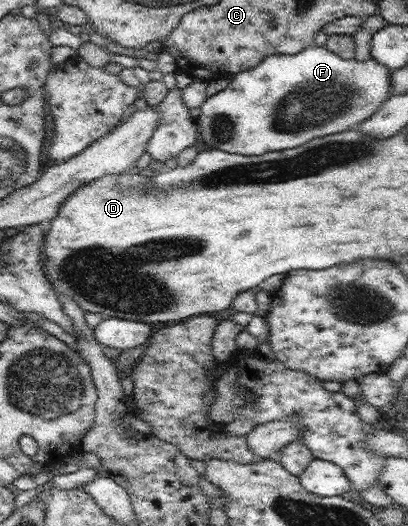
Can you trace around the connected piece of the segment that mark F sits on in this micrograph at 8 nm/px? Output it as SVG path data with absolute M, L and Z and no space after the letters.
M312 45L293 55L271 54L257 67L235 74L227 87L201 104L200 115L196 118L199 138L211 149L260 156L272 150L306 144L312 138L342 133L370 118L391 97L391 73L375 58L343 59L326 46Z

